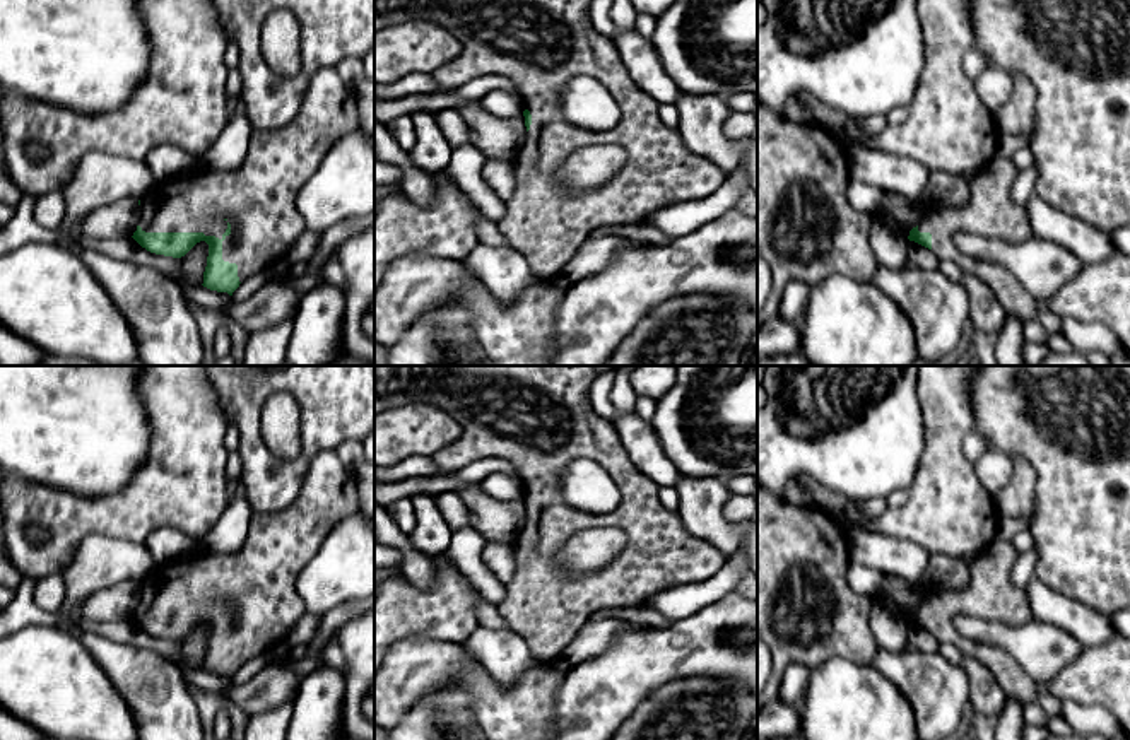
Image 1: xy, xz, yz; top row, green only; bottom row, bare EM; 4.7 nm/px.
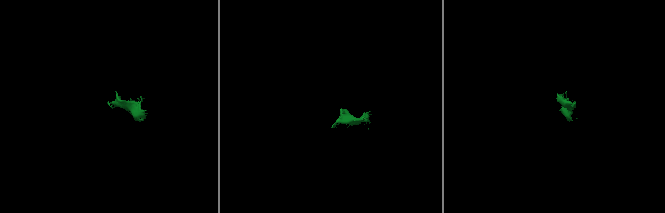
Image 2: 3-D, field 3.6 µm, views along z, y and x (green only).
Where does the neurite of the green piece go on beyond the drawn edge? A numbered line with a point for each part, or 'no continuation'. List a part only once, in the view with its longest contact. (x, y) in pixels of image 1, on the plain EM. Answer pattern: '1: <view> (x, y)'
1: xy (258, 580)

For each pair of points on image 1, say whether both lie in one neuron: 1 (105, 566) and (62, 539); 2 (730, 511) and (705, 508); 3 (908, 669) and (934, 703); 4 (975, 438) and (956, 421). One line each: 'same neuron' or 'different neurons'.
1: different neurons
2: different neurons
3: same neuron
4: different neurons

